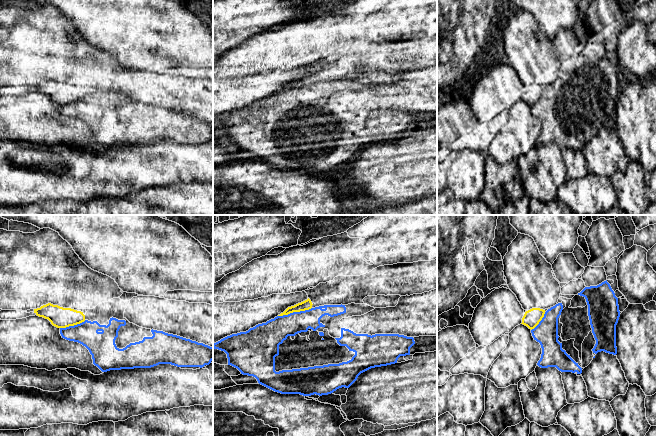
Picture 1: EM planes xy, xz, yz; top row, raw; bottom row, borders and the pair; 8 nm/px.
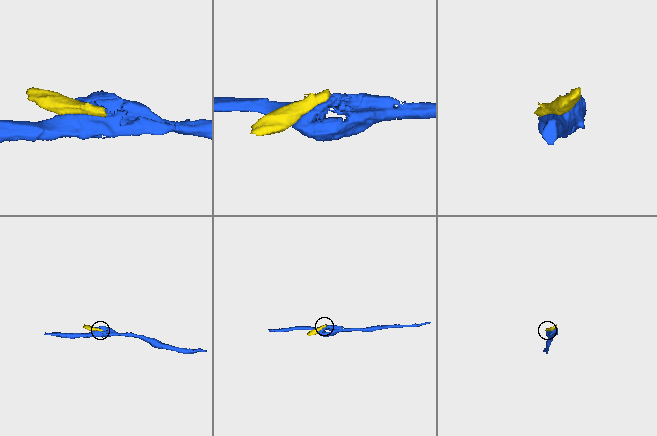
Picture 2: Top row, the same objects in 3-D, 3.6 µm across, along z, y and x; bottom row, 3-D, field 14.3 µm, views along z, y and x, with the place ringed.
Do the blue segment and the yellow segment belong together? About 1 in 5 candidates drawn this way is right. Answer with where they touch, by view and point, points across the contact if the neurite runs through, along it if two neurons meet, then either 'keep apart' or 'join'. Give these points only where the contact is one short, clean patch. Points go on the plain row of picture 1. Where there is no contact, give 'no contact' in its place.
xz (294, 88) | keep apart

